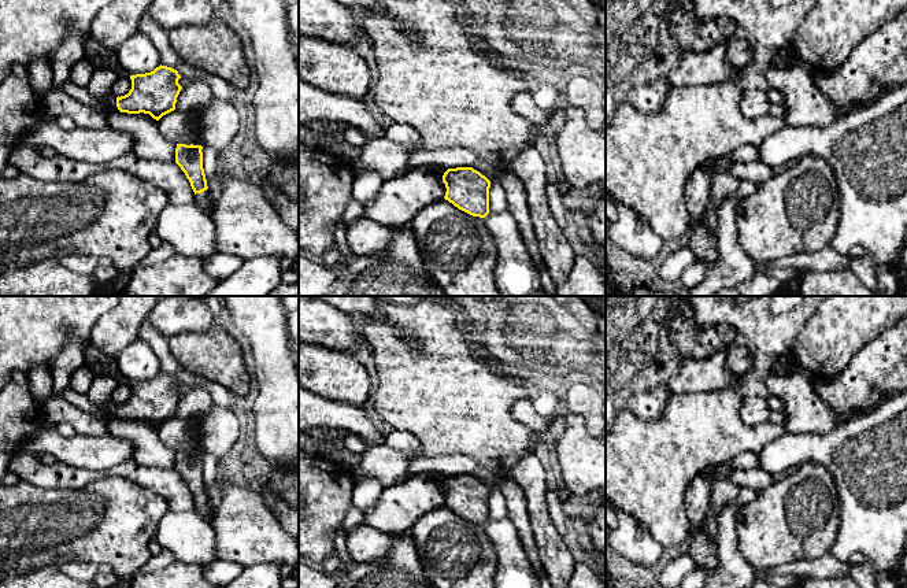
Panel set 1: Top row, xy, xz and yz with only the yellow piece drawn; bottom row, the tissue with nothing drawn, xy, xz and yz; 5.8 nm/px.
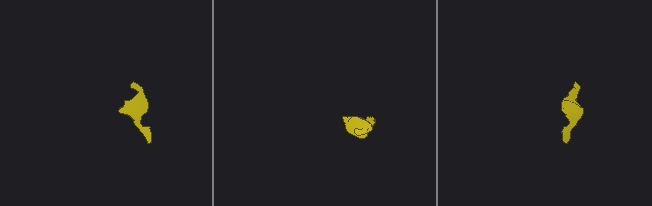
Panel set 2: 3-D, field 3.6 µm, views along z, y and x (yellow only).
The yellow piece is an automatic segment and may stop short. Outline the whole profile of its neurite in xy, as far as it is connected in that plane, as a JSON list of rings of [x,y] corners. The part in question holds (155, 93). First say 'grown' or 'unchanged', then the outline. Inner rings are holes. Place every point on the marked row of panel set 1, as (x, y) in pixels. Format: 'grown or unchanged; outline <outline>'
grown; outline [[[159,66],[151,73],[130,75],[132,89],[125,96],[110,93],[104,104],[127,114],[149,114],[159,121],[175,110],[177,97],[182,89],[177,70]]]

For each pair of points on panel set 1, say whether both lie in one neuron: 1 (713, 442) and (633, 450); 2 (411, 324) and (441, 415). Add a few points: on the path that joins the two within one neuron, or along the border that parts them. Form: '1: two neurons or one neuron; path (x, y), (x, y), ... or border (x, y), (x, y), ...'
1: one neuron; path (693, 442), (685, 442), (677, 450), (652, 450)
2: one neuron; path (425, 347), (426, 377), (440, 392)

